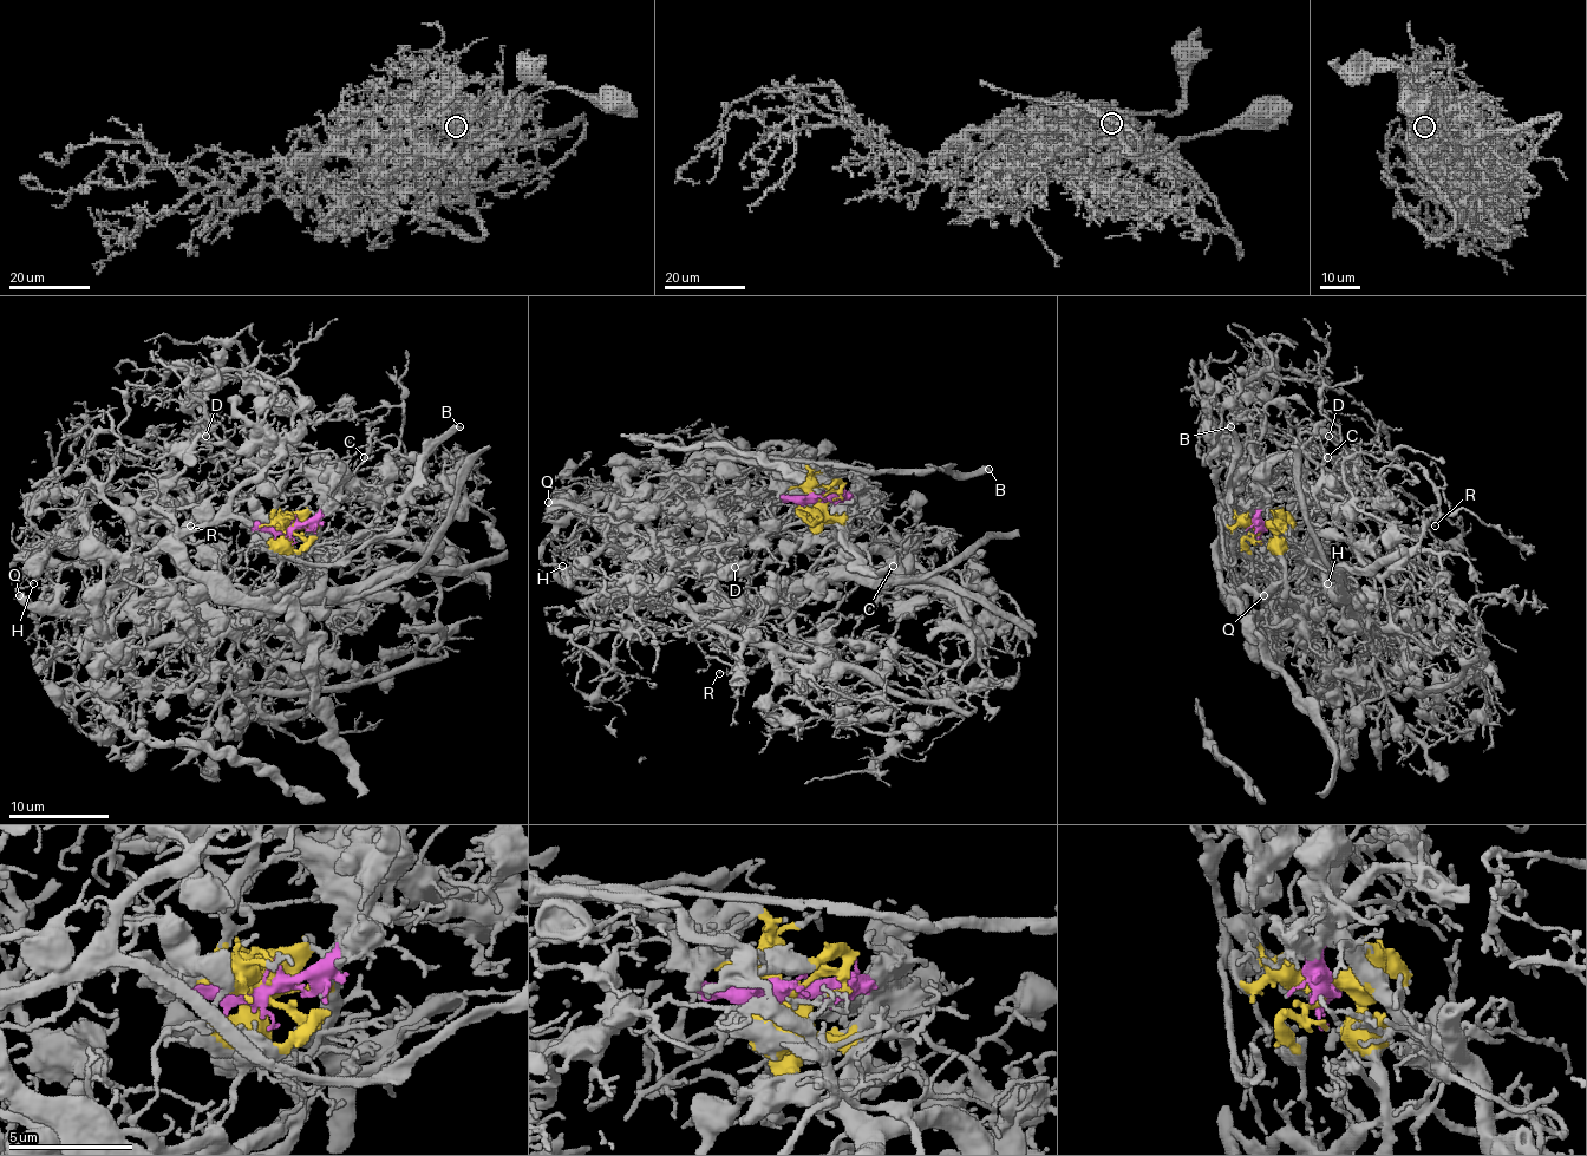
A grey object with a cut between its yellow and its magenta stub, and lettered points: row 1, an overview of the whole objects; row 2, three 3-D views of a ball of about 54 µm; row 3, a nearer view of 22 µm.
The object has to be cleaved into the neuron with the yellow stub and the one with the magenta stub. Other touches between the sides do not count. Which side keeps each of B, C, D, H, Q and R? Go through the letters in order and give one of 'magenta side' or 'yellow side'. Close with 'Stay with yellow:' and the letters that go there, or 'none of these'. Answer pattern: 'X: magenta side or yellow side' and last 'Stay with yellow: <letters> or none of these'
B: magenta side
C: magenta side
D: yellow side
H: magenta side
Q: magenta side
R: magenta side
Stay with yellow: D

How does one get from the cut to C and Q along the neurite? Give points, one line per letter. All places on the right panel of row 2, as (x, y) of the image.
C: (1260, 528), (1260, 510), (1285, 479), (1295, 479), (1298, 455), (1308, 450), (1328, 457)
Q: (1260, 528), (1230, 517), (1222, 522), (1222, 533), (1273, 586), (1280, 606), (1271, 606), (1262, 595)

